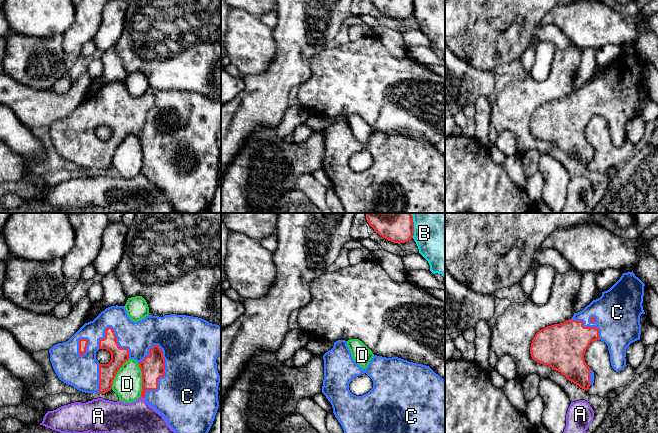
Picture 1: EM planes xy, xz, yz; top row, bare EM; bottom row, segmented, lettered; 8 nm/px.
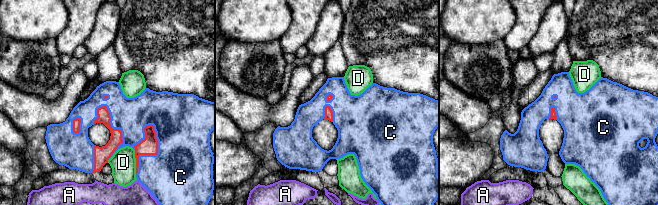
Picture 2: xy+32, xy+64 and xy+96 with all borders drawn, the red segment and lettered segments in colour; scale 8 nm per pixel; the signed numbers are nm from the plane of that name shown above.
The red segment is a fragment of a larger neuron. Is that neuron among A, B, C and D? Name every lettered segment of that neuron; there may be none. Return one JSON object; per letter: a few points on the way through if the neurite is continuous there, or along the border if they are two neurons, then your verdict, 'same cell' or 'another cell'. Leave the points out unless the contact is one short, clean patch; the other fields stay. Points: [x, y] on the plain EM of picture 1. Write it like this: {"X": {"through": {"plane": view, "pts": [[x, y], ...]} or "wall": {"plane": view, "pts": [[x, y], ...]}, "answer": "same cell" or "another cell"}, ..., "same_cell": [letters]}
{"A": {"answer": "another cell"}, "B": {"answer": "another cell"}, "C": {"answer": "same cell"}, "D": {"answer": "another cell"}, "same_cell": ["C"]}

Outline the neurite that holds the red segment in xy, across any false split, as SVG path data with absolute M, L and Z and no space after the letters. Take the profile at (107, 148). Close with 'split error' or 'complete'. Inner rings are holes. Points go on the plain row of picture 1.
M118 81L106 84L93 97L85 99L68 117L58 119L49 125L50 137L58 154L64 159L71 161L77 166L85 169L105 170L111 166L113 156L122 141L129 135L135 135L138 138L142 148L141 173L144 174L150 182L154 183L156 187L164 192L168 198L168 201L175 207L178 213L203 213L204 211L208 210L213 200L219 183L218 162L220 159L220 151L217 146L216 135L220 128L221 102L219 101L209 99L202 94L177 90L165 91L163 94L159 92L148 91L144 95L138 98L134 98L128 93L124 82ZM99 125L106 125L110 128L111 136L108 140L100 140L96 135L96 128Z | split error

